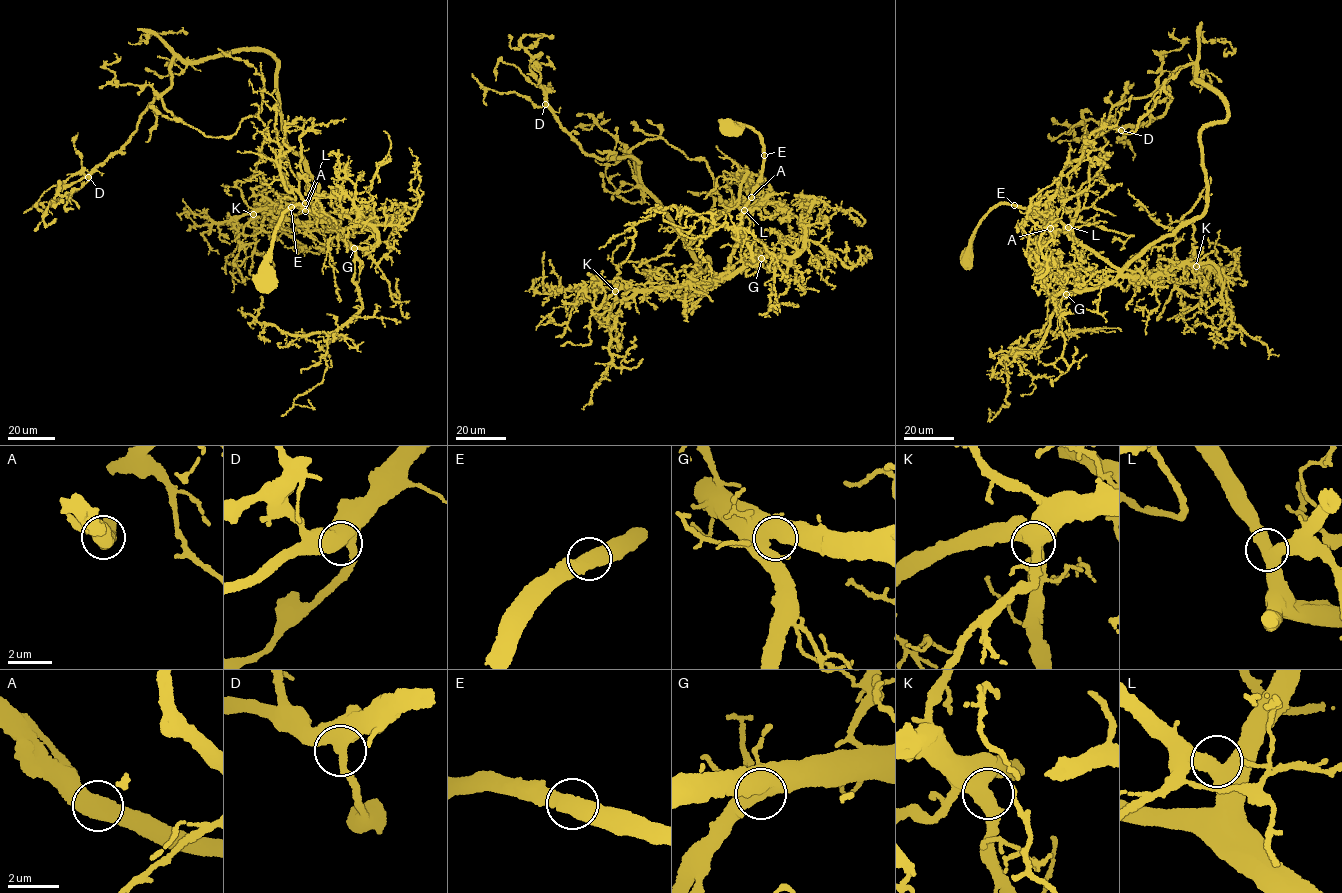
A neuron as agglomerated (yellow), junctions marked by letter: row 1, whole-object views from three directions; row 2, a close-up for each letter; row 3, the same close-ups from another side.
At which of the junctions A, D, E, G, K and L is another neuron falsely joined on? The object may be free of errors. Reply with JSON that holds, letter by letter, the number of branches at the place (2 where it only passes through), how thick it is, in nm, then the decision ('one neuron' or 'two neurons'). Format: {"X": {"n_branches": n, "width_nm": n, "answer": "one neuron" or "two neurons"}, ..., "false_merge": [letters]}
{"A": {"n_branches": 2, "width_nm": 650, "answer": "one neuron"}, "D": {"n_branches": 2, "width_nm": 500, "answer": "one neuron"}, "E": {"n_branches": 2, "width_nm": 550, "answer": "one neuron"}, "G": {"n_branches": 2, "width_nm": 650, "answer": "one neuron"}, "K": {"n_branches": 2, "width_nm": 650, "answer": "one neuron"}, "L": {"n_branches": 2, "width_nm": 550, "answer": "one neuron"}, "false_merge": []}

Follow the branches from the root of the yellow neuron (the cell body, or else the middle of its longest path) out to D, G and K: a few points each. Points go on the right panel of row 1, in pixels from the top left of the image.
D: (966, 256), (1004, 204), (1119, 269), (1202, 214), (1199, 131), (1228, 113), (1195, 65), (1121, 130)
G: (966, 256), (970, 237), (991, 209), (1005, 203), (1024, 207), (1090, 248), (1117, 270), (1110, 282), (1066, 294)
K: (966, 256), (980, 220), (1005, 203), (1032, 211), (1124, 275), (1154, 274), (1188, 259), (1196, 266)

